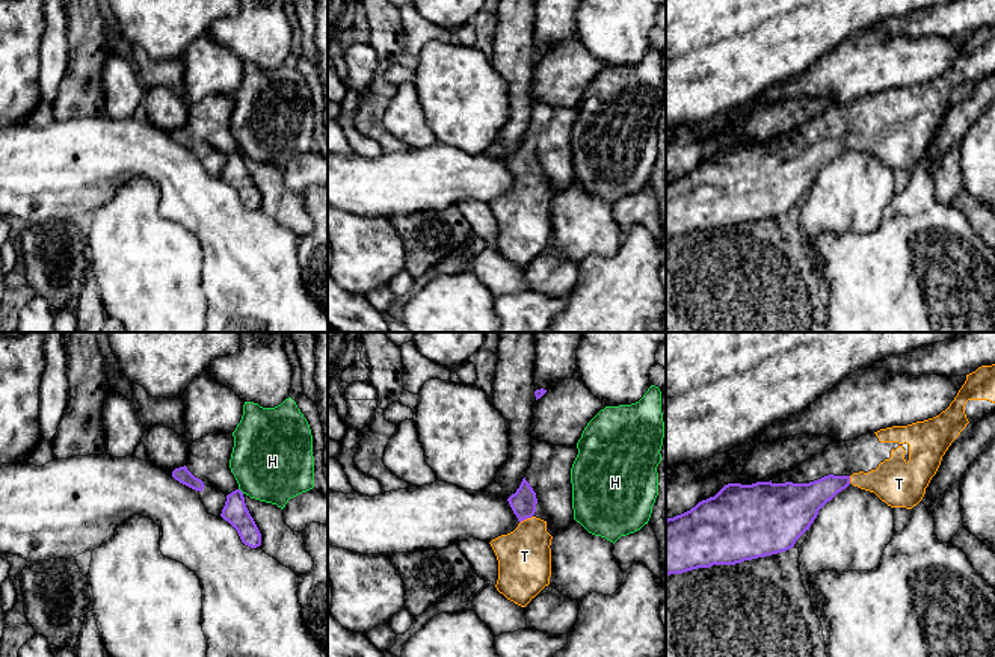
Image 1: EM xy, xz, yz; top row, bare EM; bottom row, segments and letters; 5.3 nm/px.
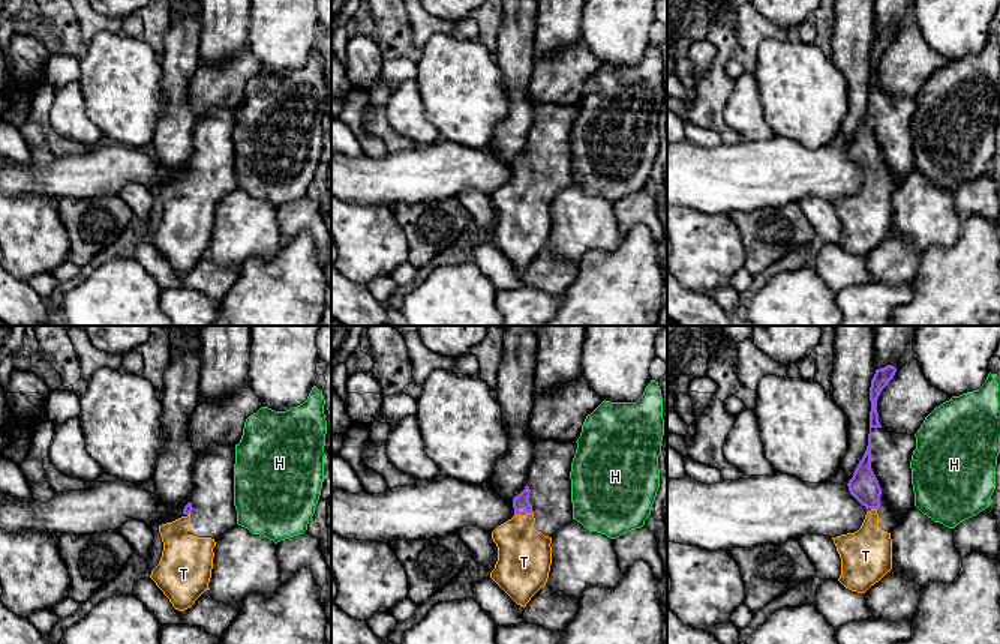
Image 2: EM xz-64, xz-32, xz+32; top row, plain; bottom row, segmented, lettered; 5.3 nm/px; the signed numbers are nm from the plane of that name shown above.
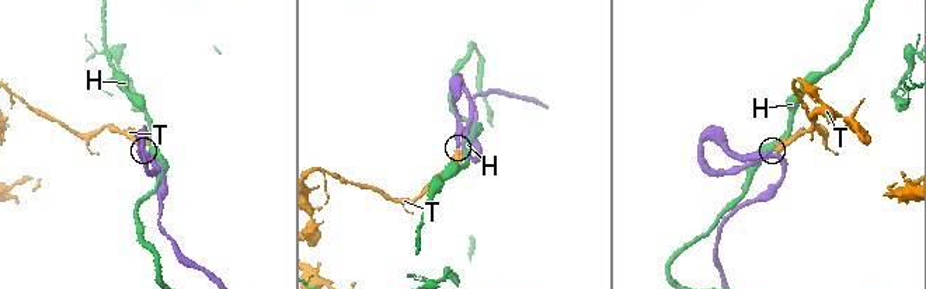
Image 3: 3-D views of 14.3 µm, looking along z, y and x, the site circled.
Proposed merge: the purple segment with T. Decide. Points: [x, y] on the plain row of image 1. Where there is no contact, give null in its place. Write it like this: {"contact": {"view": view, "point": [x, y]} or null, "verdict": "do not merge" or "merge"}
{"contact": {"view": "xz", "point": [526, 180]}, "verdict": "merge"}

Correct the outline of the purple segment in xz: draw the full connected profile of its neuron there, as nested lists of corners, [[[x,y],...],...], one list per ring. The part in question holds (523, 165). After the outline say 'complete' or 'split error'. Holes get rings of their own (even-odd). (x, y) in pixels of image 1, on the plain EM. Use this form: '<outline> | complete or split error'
[[[525,139],[522,140],[516,154],[512,156],[507,160],[507,163],[519,184],[527,180],[531,180],[536,174],[536,166],[538,166],[536,154],[525,142]]] | complete

